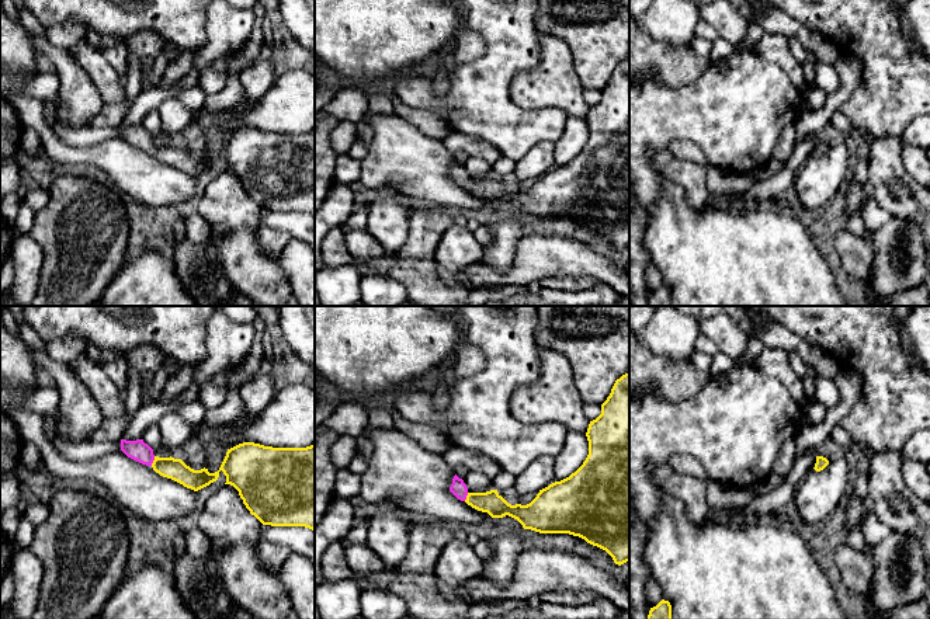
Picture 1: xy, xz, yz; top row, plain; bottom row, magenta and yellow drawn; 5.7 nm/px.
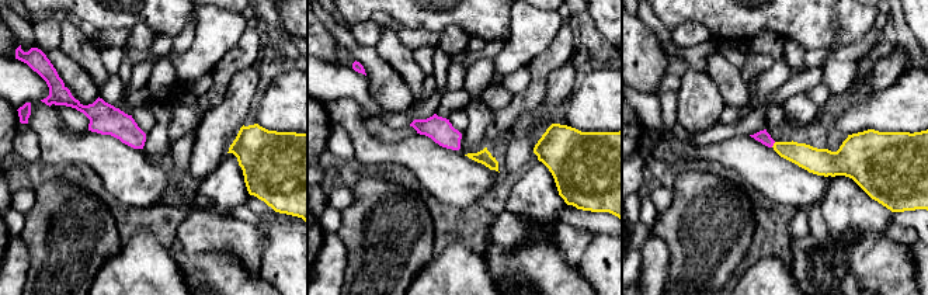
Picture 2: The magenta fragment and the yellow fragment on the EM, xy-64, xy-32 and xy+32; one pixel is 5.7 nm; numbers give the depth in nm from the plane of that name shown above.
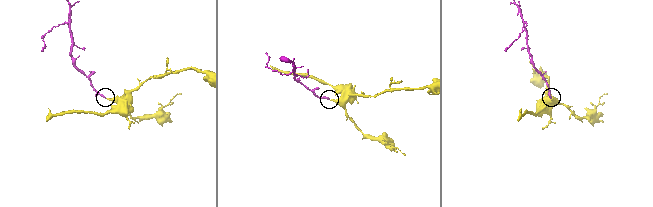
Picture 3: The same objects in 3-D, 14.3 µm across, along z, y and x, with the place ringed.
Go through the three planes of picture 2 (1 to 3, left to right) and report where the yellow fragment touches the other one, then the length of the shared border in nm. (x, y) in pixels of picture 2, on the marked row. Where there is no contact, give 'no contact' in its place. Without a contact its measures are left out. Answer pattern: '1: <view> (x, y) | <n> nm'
1: no contact
2: no contact
3: xy+32 (772, 145) | 40 nm

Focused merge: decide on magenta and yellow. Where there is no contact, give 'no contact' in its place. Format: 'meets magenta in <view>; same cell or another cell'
meets magenta in xy; same cell

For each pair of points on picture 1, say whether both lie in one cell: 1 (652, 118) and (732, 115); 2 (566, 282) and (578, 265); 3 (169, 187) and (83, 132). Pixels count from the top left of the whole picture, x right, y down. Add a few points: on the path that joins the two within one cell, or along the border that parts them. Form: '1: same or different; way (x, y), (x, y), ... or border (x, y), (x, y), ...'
1: same; way (672, 115), (712, 115)
2: different; border (597, 280), (592, 277), (549, 275), (538, 281)
3: different; border (120, 135), (80, 146), (70, 146), (65, 142)

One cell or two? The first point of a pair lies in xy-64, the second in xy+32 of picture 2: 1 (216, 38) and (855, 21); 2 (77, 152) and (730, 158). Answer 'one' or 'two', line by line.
1: one
2: one

